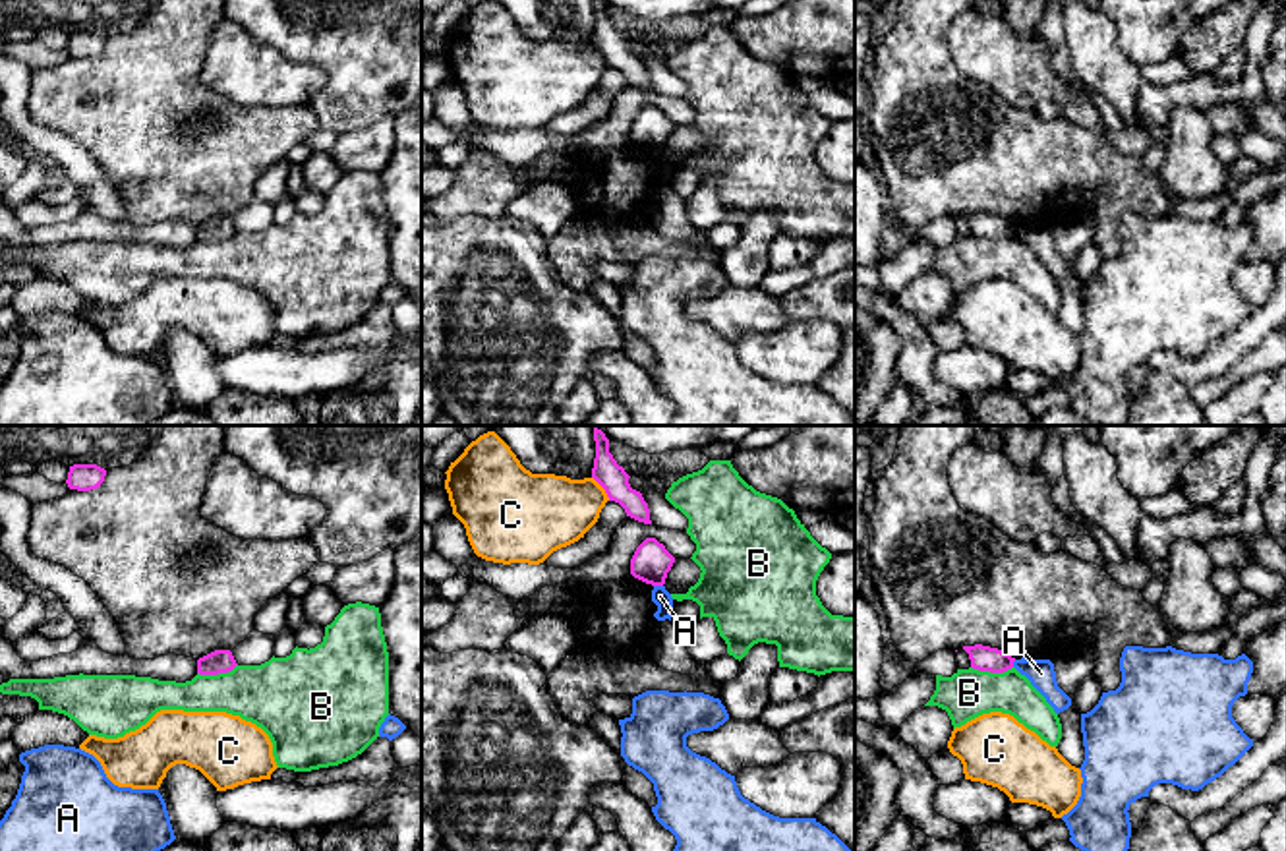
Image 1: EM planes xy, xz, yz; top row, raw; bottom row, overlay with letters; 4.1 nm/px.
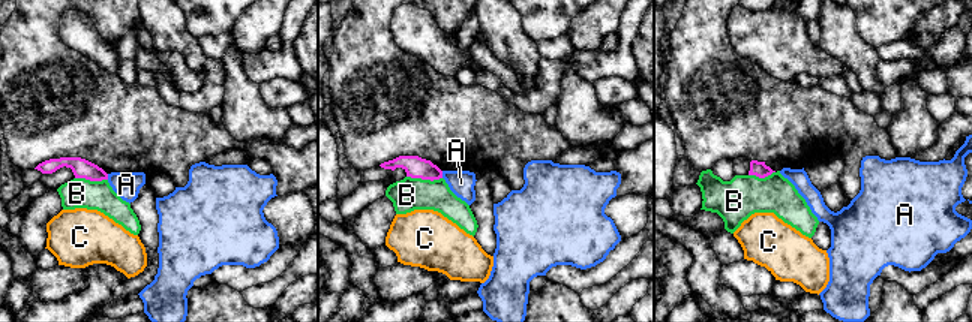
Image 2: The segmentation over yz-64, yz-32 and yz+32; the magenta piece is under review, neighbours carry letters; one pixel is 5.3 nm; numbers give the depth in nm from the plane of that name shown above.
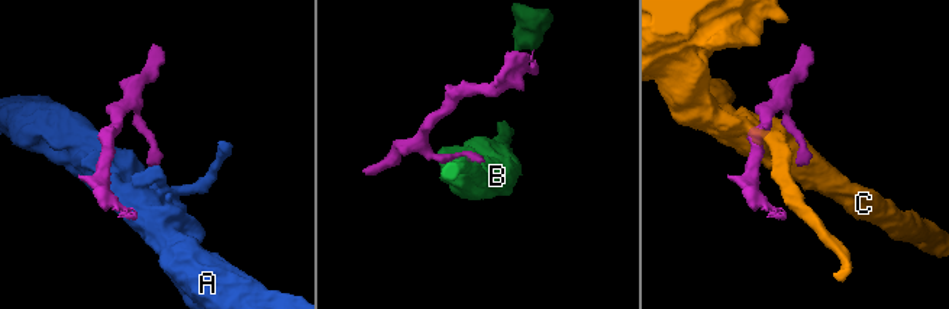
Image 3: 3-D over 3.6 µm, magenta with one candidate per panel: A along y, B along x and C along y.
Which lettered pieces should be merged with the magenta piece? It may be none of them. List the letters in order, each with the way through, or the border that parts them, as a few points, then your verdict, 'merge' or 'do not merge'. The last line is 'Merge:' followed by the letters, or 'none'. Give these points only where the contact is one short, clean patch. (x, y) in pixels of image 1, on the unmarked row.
A: border xz (654, 151), (662, 153); do not merge
B: border yz (971, 233), (983, 238), (1006, 238), (1012, 234); do not merge
C: do not merge
Merge: none

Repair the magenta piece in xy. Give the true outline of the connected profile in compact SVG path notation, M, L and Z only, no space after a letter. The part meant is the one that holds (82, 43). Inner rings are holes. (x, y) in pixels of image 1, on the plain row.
M73 31L68 39L68 54L77 58L91 58L101 54L106 37L97 31Z

